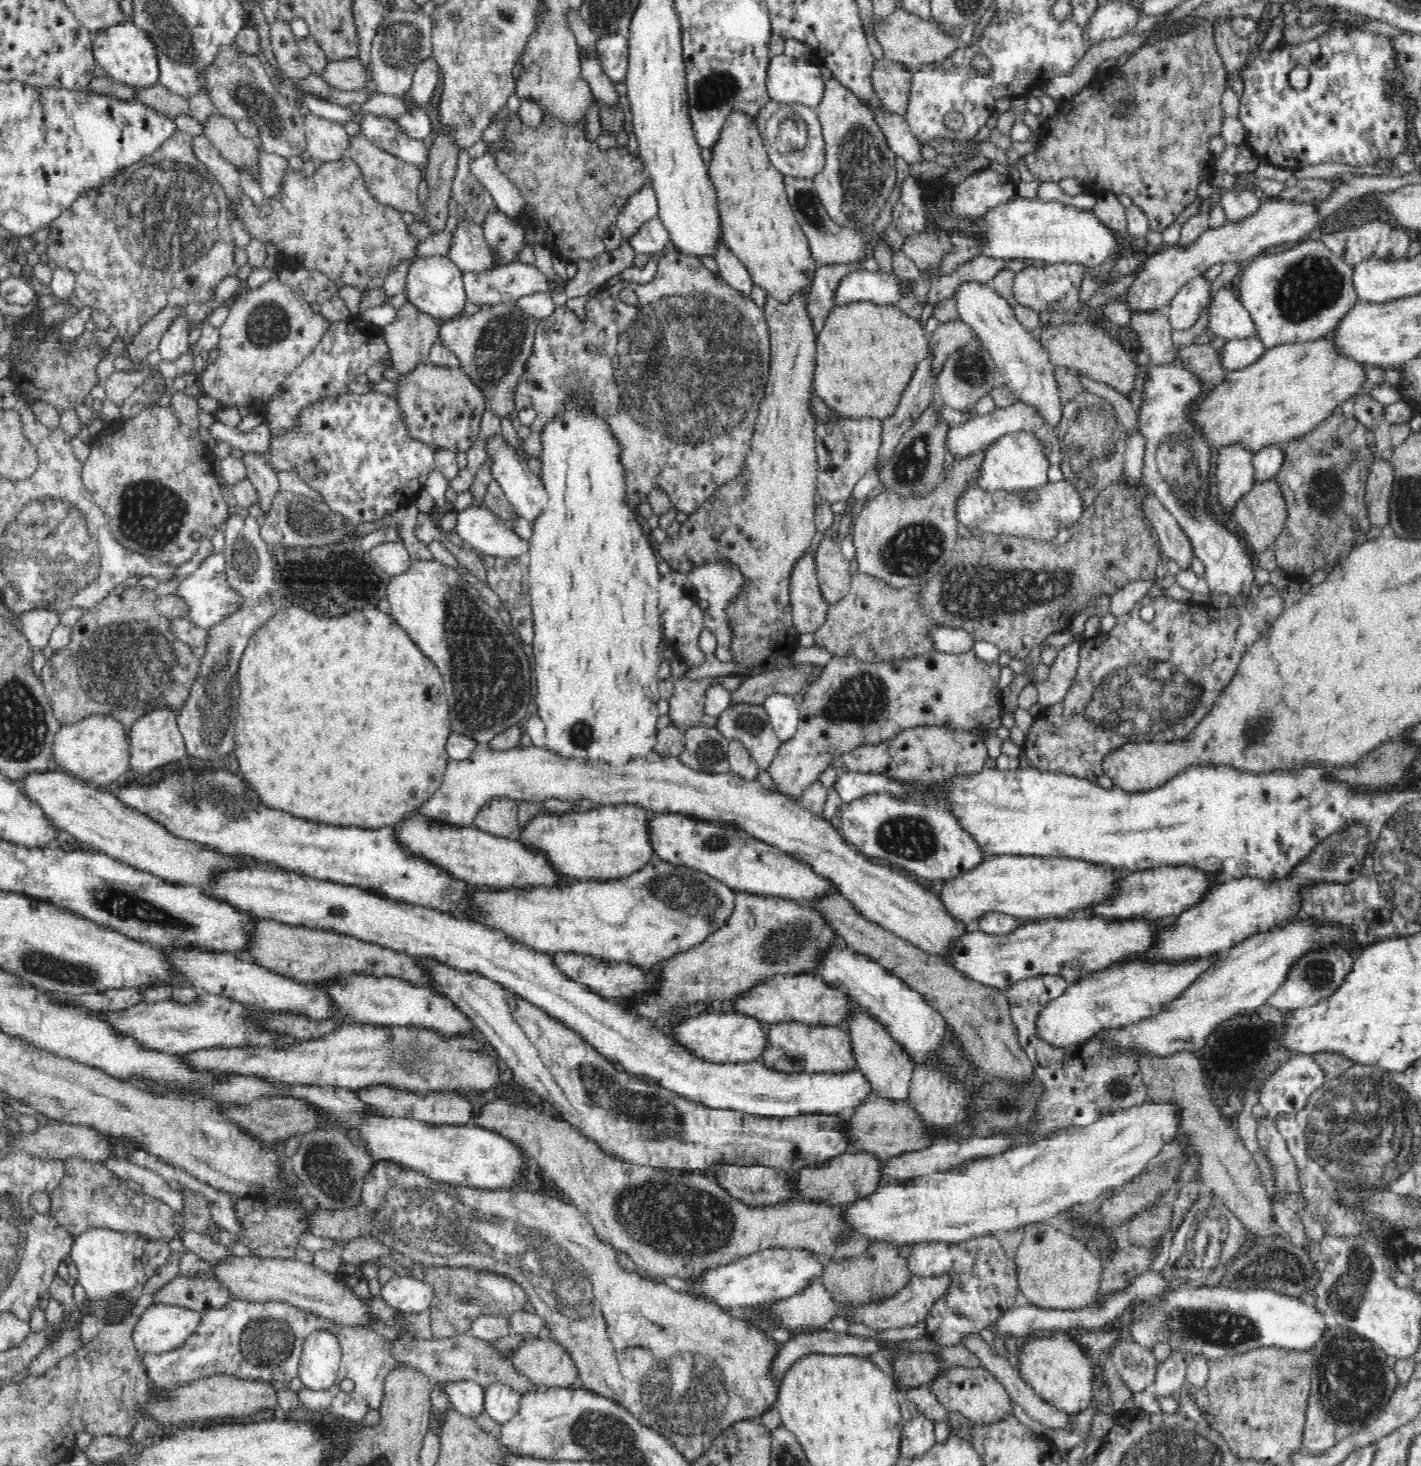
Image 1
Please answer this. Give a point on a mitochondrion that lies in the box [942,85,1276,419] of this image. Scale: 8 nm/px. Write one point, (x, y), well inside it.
(970, 370)

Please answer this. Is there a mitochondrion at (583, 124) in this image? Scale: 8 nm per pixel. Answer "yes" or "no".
no

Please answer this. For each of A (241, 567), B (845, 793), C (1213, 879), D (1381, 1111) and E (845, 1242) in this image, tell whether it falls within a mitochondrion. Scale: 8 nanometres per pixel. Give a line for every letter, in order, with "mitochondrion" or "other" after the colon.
A: mitochondrion
B: other
C: other
D: mitochondrion
E: mitochondrion

